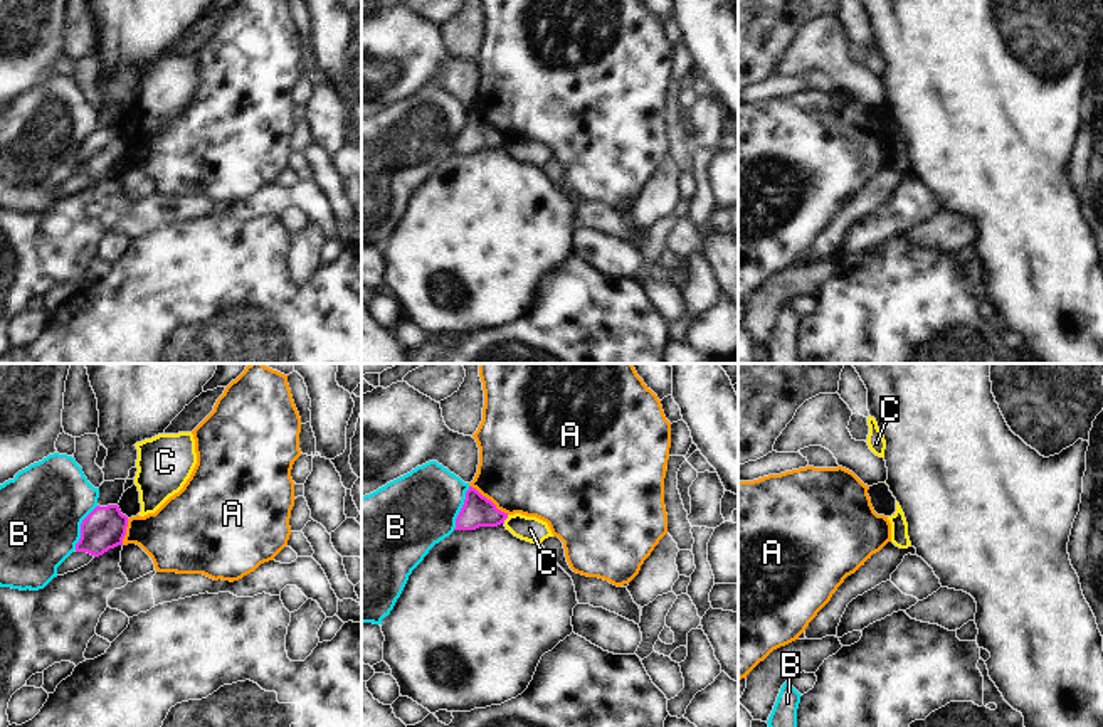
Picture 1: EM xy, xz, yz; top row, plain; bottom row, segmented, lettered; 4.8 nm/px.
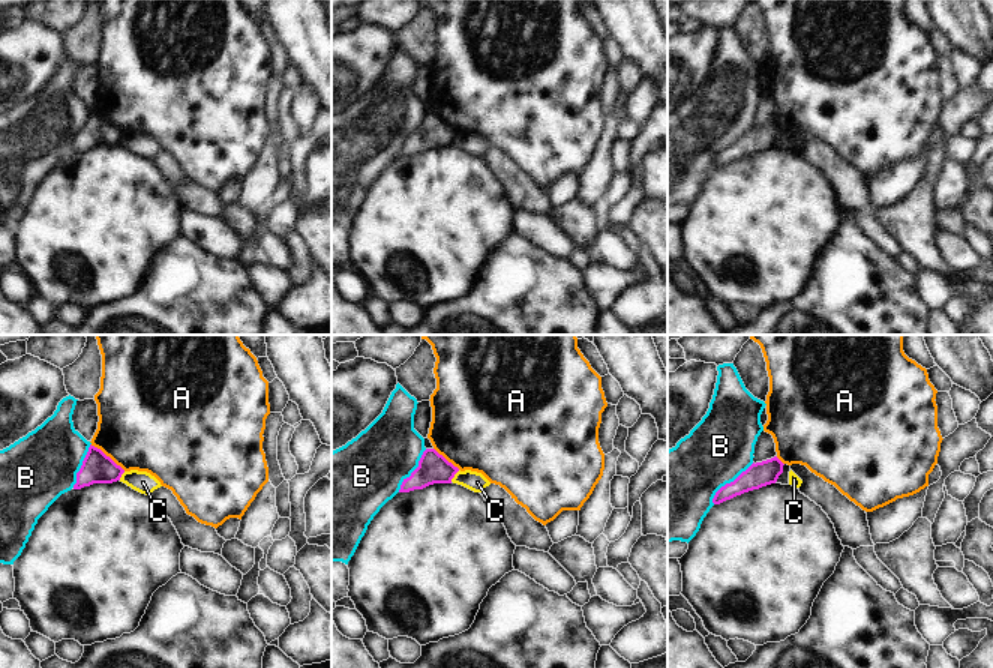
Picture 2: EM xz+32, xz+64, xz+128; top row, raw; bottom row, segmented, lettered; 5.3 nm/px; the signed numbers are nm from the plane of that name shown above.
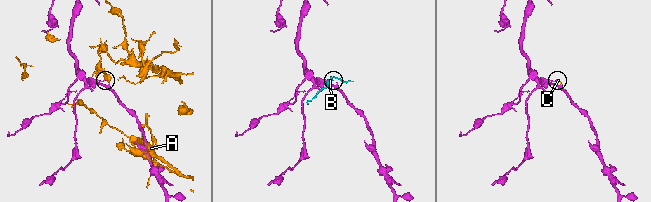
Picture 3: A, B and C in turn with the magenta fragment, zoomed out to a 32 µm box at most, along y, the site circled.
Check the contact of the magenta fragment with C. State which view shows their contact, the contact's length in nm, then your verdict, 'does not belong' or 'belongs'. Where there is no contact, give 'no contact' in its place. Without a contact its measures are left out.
xz | 50 nm | does not belong

